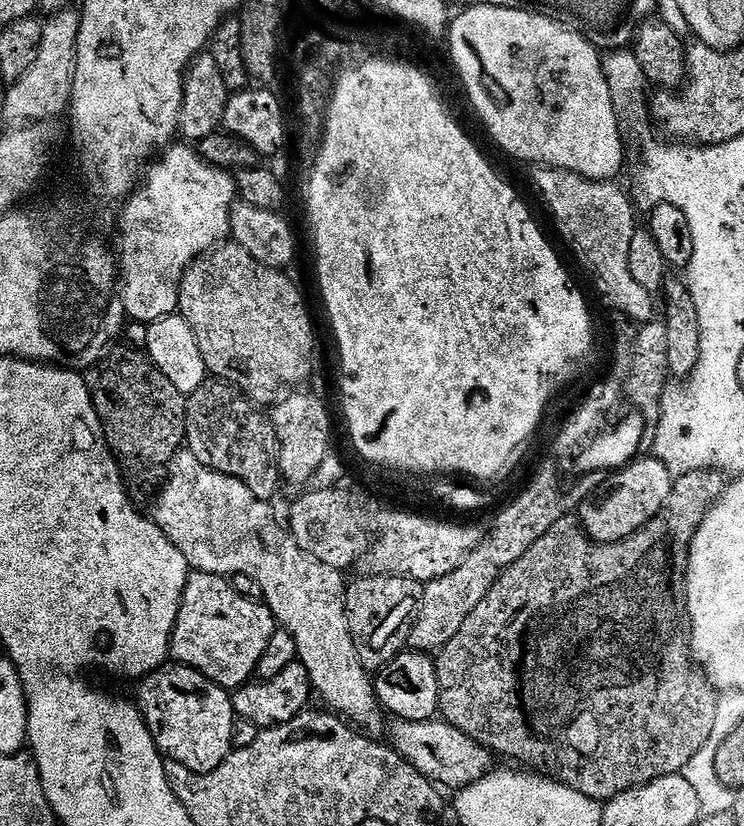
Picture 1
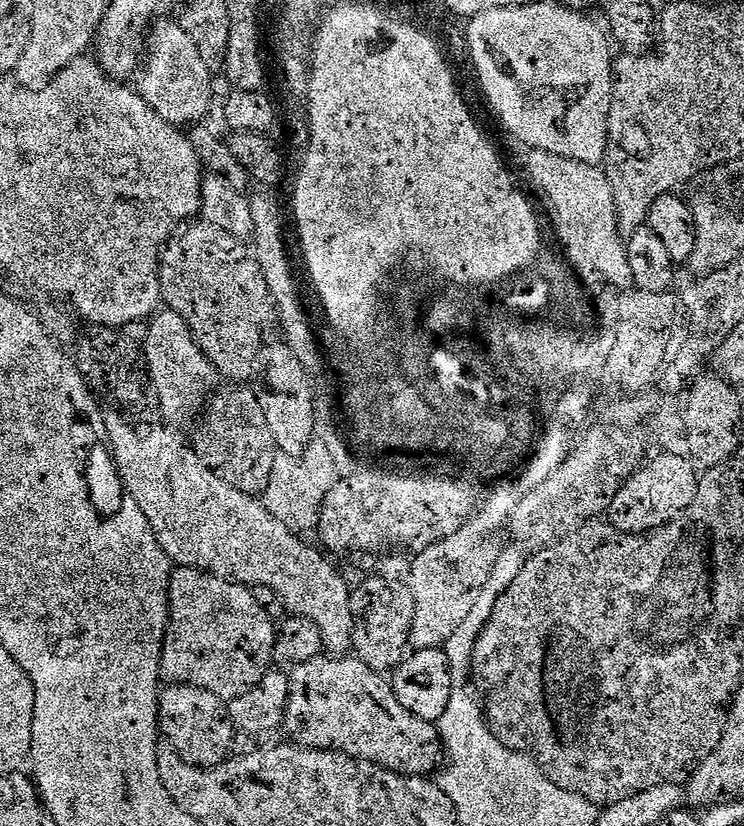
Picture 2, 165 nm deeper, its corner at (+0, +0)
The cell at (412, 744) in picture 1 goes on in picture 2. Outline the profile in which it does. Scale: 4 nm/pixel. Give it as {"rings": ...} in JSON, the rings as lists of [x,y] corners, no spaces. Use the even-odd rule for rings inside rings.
{"rings":[[[321,654],[291,669],[287,728],[301,748],[341,752],[403,776],[427,777],[442,757],[437,725],[410,714],[398,702],[391,683],[352,654]]]}

